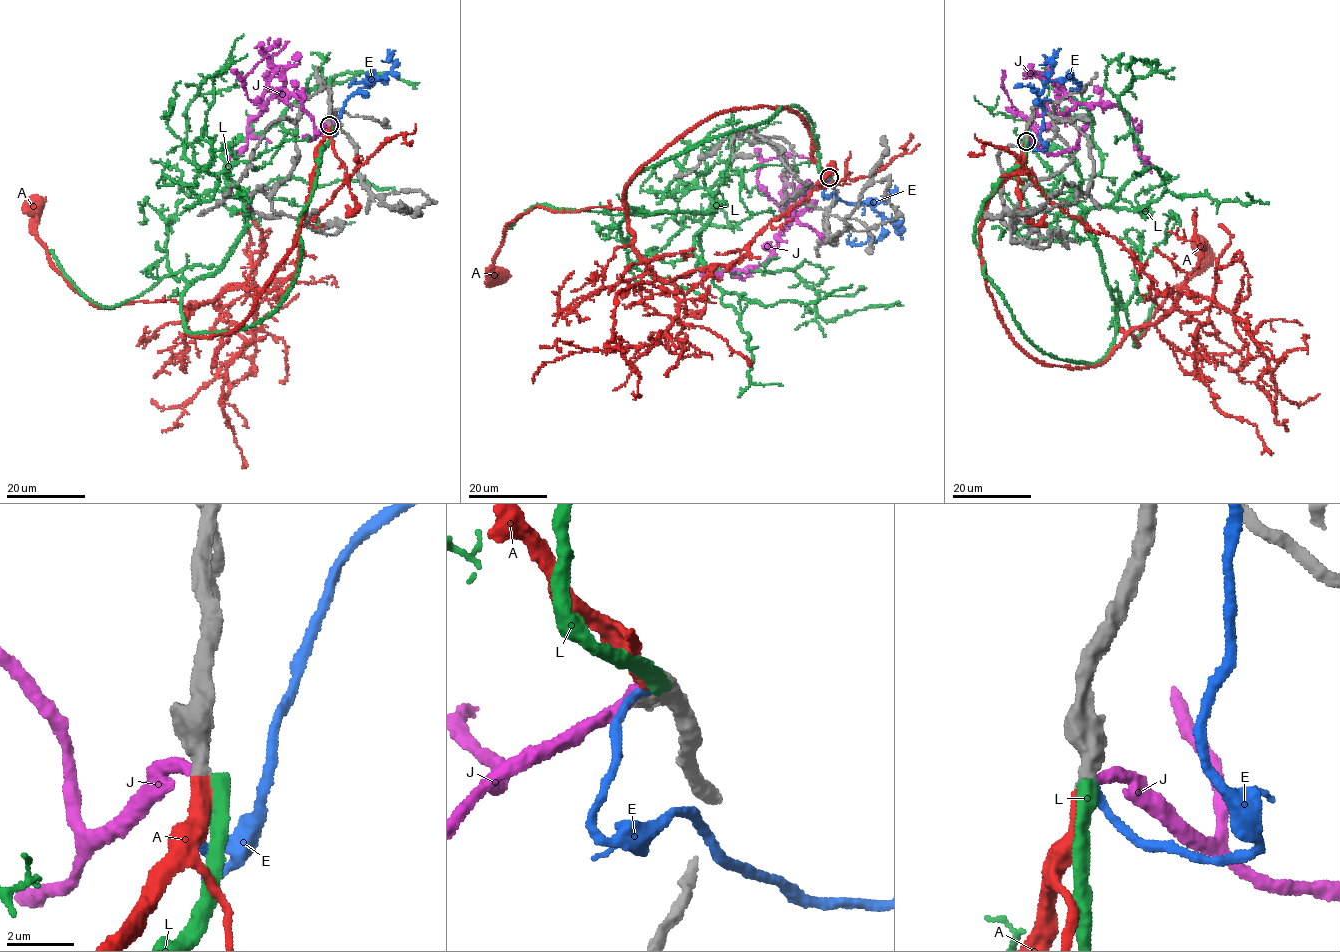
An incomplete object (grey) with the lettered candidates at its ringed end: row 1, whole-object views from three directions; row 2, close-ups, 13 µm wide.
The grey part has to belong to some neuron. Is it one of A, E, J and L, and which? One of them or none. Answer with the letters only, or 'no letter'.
A

